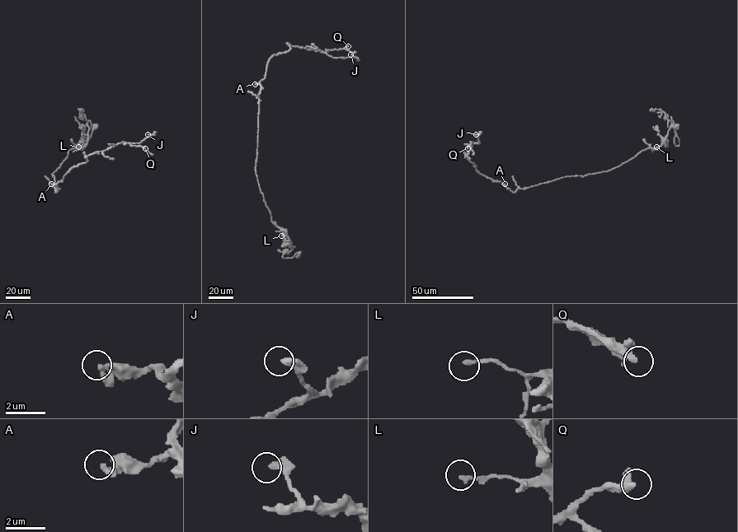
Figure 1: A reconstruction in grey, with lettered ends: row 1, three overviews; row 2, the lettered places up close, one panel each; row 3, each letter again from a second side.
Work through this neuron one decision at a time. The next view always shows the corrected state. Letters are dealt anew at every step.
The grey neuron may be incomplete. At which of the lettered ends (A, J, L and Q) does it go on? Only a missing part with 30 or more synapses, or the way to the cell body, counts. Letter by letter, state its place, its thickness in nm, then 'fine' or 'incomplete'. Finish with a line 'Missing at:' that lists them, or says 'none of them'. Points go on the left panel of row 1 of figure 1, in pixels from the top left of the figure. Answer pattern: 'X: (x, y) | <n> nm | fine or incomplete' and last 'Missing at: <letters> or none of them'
A: (51, 184) | 240 nm | fine
J: (148, 134) | 360 nm | fine
L: (78, 146) | 200 nm | fine
Q: (145, 148) | 280 nm | incomplete
Missing at: Q

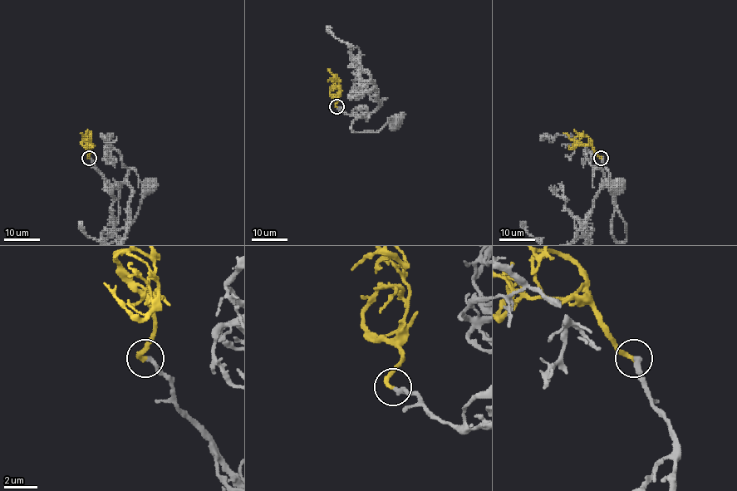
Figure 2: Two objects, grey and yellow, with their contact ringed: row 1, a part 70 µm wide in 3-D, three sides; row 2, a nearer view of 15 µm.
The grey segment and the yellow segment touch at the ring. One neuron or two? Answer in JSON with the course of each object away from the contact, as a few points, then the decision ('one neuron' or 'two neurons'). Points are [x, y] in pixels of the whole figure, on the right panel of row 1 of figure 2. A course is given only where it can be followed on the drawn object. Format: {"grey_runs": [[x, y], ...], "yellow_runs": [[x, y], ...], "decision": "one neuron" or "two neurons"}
{"grey_runs": [[601, 158], [615, 197], [611, 236], [622, 243], [626, 239], [626, 223], [613, 200], [621, 189], [616, 186]], "yellow_runs": [[601, 158], [587, 136], [581, 135], [580, 141], [586, 146]], "decision": "one neuron"}

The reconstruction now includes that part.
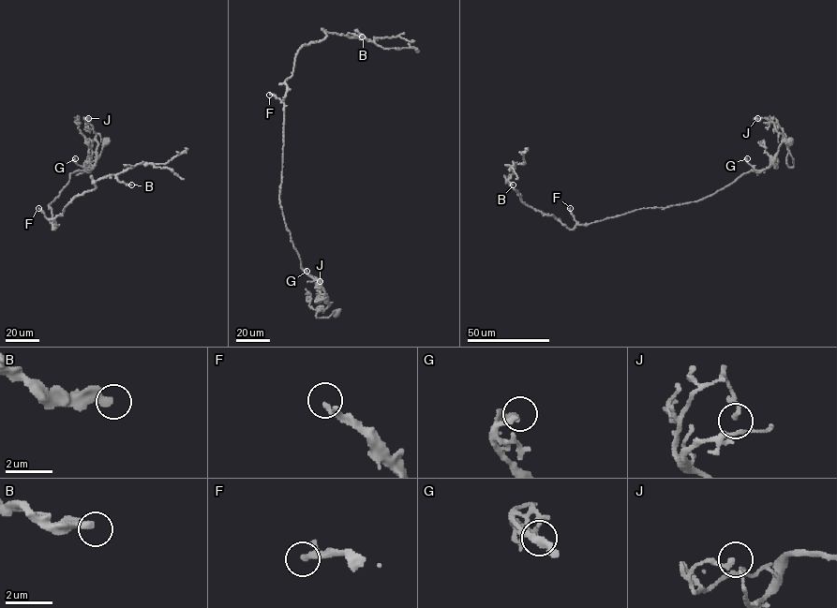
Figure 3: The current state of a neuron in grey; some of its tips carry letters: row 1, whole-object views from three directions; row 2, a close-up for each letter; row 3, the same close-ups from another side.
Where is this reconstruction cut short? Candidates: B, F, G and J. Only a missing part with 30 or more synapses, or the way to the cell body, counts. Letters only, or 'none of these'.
none of these

